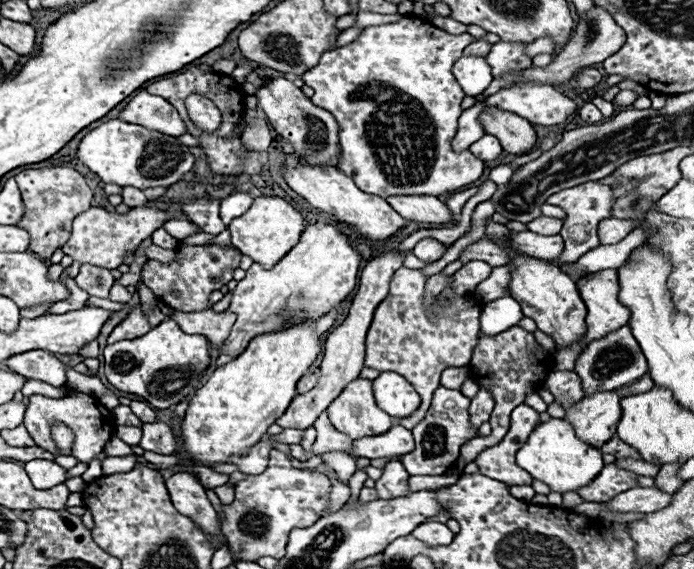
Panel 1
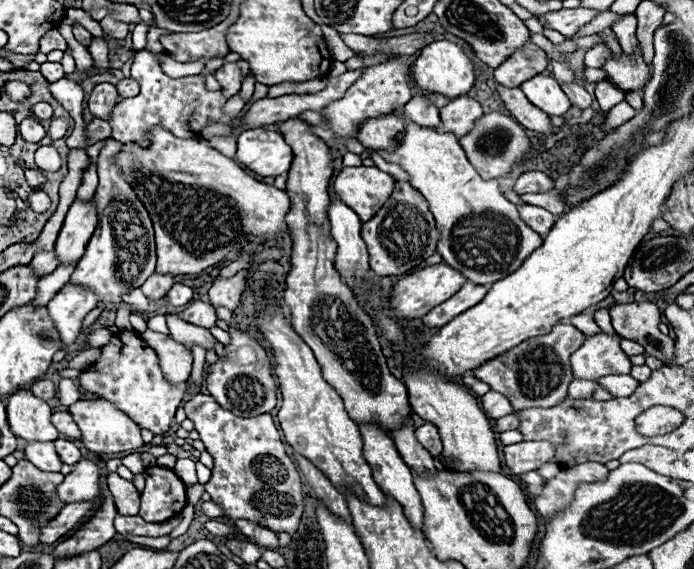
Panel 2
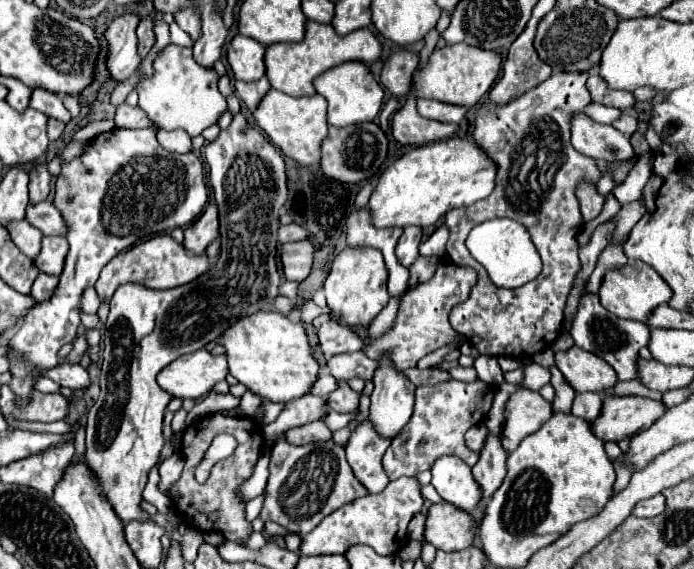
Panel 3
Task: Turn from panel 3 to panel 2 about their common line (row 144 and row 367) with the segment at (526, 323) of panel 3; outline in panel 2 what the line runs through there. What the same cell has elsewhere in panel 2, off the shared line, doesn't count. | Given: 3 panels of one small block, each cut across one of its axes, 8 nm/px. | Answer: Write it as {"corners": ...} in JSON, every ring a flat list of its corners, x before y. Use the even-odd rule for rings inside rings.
{"corners":[[556,324,550,334,524,340,522,344,506,350,502,356,496,356,494,360,478,366,474,370,474,376,486,382,492,390,504,394,512,402,514,410,550,408,554,404,560,404,562,396,566,396,568,384,574,378,570,356,576,352,576,348,582,346,584,338,586,336,572,324]]}

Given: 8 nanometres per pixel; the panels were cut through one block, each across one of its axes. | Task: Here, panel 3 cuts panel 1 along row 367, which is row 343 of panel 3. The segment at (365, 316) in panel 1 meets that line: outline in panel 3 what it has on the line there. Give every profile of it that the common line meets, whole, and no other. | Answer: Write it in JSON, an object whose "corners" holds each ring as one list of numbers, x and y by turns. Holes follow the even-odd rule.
{"corners":[[326,322,318,328,320,348,326,354,326,358,344,354,344,352,358,352,362,350,364,342,346,326,338,326,336,322]]}

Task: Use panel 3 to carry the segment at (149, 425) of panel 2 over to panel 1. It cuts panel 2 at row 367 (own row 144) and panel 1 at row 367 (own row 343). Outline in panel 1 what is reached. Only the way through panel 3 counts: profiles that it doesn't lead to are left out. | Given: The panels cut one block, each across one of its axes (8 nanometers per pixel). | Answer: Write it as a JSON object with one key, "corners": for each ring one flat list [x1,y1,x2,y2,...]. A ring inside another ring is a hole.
{"corners":[[30,350,20,356,12,356,8,360,8,366,10,370,20,372,26,378,42,380,56,388,62,388,68,382,68,376,66,376,68,366,46,350]]}

